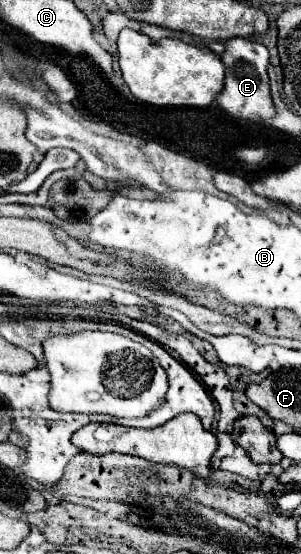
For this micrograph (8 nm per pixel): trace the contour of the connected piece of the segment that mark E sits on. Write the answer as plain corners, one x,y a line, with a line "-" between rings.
231,38
227,40
227,48
221,54
221,60
227,68
227,74
225,74
225,88
217,96
217,104
233,118
247,122
261,122
275,116
275,106
273,100
269,98
269,76
267,76
269,50
263,44
247,38

